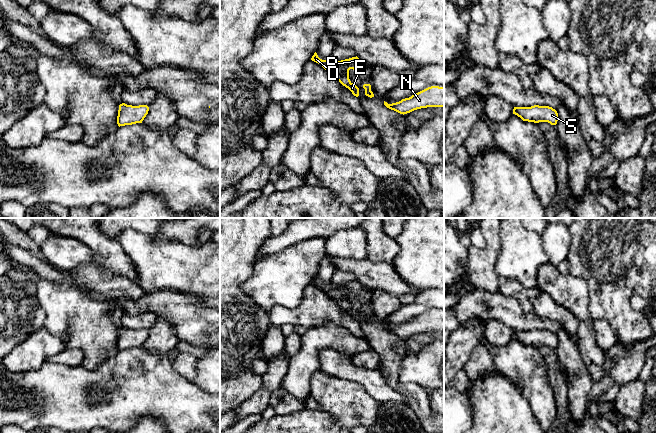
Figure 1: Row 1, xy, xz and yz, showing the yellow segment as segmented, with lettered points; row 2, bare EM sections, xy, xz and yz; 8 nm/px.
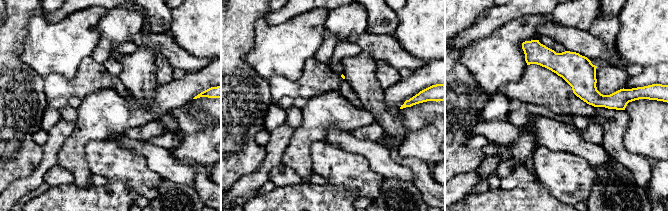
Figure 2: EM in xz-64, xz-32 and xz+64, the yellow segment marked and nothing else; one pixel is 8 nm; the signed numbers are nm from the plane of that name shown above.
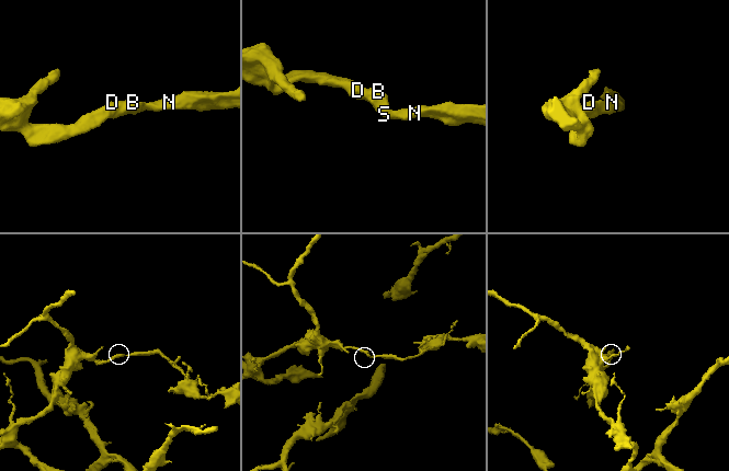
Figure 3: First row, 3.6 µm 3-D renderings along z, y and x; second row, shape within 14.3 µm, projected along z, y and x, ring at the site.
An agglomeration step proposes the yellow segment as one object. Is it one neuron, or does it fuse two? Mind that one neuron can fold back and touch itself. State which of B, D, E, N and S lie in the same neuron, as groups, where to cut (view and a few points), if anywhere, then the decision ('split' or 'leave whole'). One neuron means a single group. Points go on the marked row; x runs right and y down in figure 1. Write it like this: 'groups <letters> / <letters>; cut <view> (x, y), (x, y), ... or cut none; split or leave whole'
groups B D E N S; cut none; leave whole

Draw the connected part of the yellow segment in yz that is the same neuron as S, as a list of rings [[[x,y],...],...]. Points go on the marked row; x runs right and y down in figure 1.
[[[549,106],[514,107],[513,114],[523,121],[534,123],[548,122],[551,125],[556,125],[558,121],[557,111]]]

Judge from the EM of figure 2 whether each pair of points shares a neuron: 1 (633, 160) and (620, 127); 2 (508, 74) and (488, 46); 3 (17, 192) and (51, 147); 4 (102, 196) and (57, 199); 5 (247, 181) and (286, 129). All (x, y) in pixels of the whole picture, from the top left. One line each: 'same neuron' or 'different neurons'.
1: same neuron
2: same neuron
3: same neuron
4: same neuron
5: same neuron

